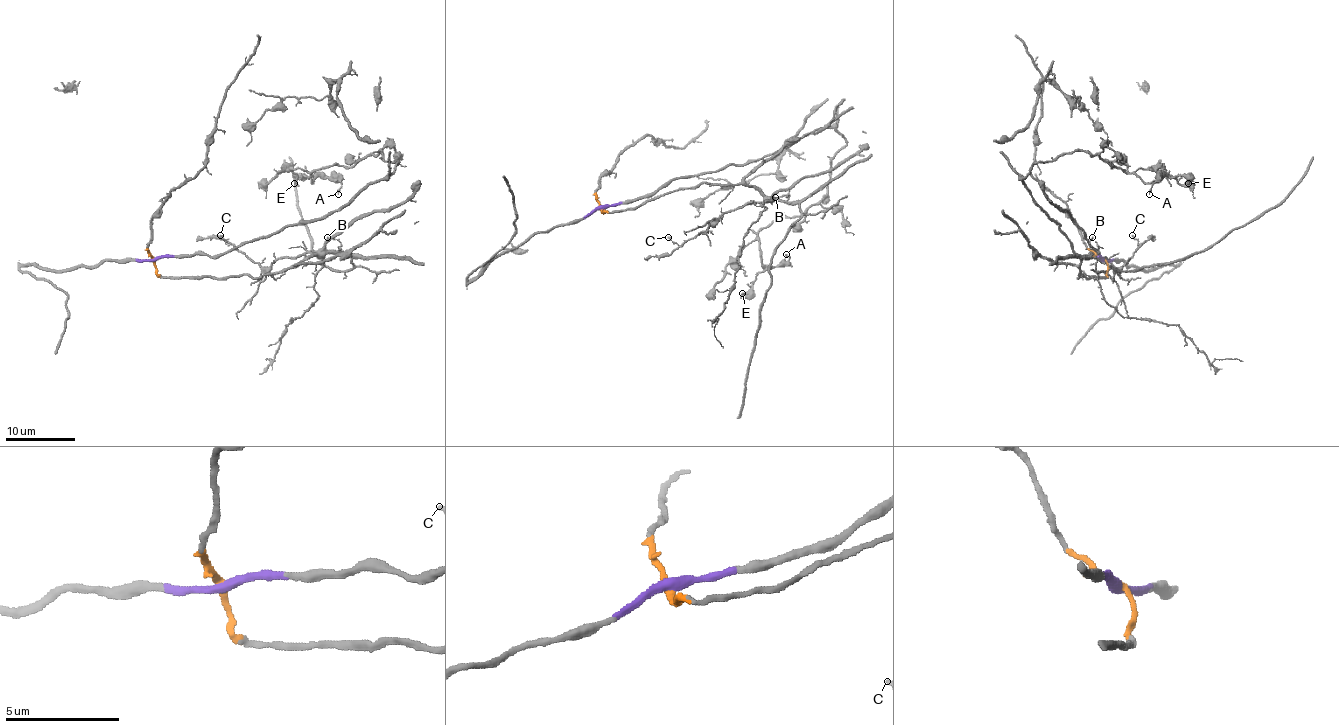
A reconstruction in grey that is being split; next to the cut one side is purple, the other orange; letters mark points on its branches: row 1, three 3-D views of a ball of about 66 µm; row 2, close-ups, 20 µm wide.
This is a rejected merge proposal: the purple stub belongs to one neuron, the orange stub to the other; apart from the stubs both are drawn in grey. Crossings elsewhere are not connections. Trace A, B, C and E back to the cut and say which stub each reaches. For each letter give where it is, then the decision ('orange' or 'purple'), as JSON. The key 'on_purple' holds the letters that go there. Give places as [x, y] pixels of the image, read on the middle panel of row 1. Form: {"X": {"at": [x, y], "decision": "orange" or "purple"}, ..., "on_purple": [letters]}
{"A": {"at": [786, 254], "decision": "purple"}, "B": {"at": [775, 197], "decision": "orange"}, "C": {"at": [668, 237], "decision": "orange"}, "E": {"at": [742, 293], "decision": "purple"}, "on_purple": ["A", "E"]}

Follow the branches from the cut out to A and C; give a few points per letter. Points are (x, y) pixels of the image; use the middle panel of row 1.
A: (602, 207), (834, 129), (845, 144), (831, 160), (827, 193), (757, 234), (766, 267), (782, 267), (785, 255)
C: (602, 207), (637, 209), (701, 183), (747, 185), (763, 197), (729, 209), (682, 244), (668, 237)

